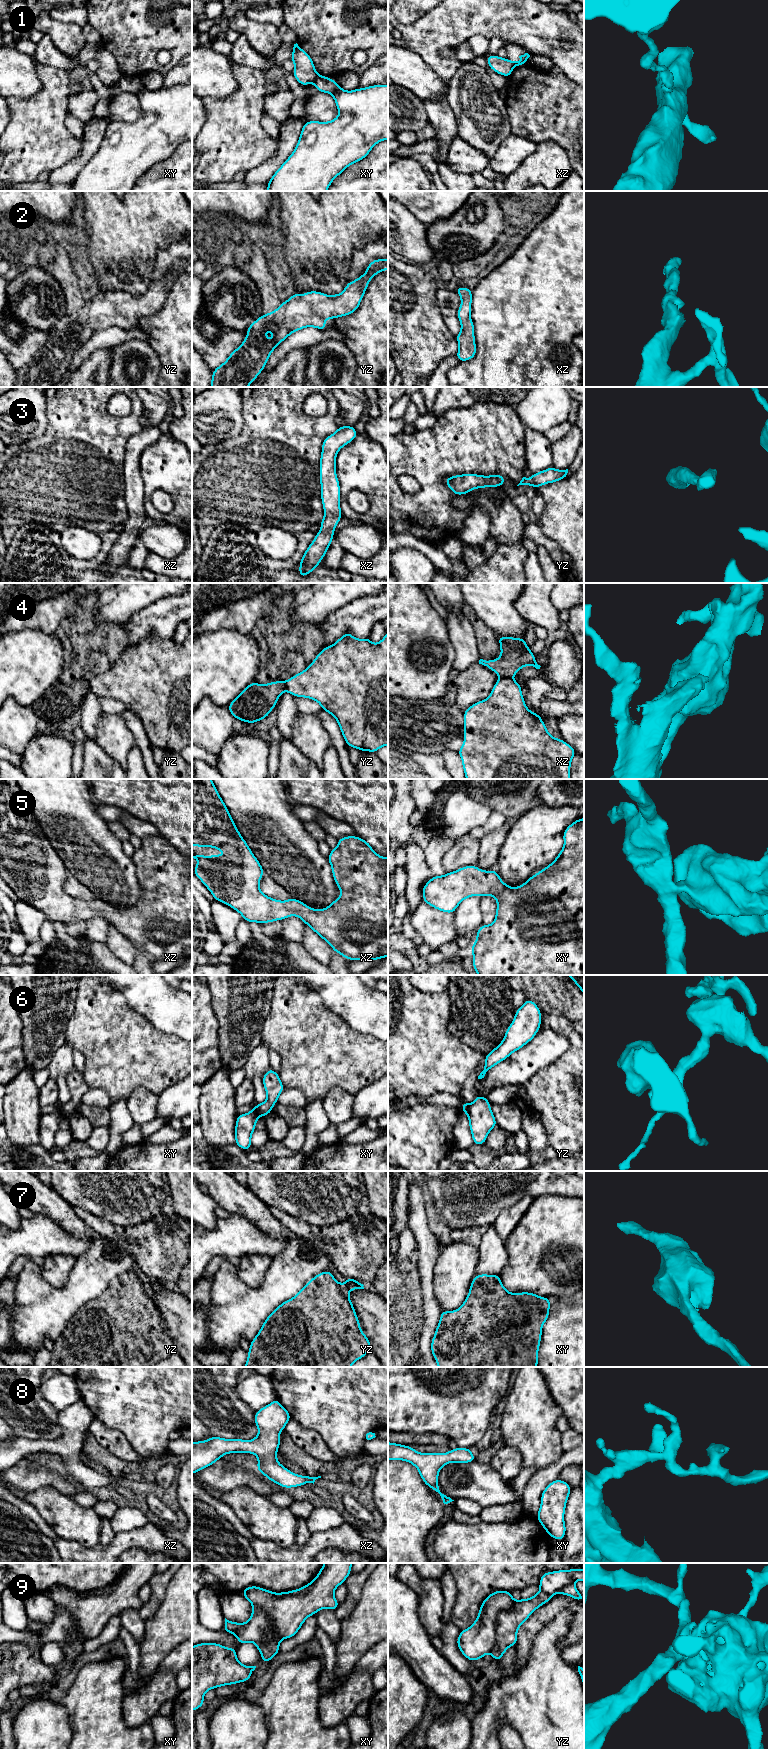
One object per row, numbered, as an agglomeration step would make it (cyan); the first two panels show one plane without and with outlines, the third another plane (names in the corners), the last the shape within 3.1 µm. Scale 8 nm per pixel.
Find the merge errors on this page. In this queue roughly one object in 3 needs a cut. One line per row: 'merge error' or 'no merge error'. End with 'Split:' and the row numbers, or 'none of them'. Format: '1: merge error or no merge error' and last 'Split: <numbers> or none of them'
1: merge error
2: no merge error
3: no merge error
4: merge error
5: no merge error
6: no merge error
7: no merge error
8: no merge error
9: merge error
Split: 1, 4, 9

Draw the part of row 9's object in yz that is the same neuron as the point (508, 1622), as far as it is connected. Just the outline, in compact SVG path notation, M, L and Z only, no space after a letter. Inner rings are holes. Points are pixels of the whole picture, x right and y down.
M540 1590L529 1599L515 1601L510 1610L501 1611L496 1620L496 1643L491 1651L494 1661L500 1661L510 1646L517 1645L519 1627L543 1604L549 1602L552 1595Z

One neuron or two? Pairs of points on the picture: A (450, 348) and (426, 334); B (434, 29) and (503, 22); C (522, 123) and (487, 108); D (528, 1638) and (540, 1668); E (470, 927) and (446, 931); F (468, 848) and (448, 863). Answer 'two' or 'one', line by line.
A: one
B: one
C: two
D: two
E: two
F: one

